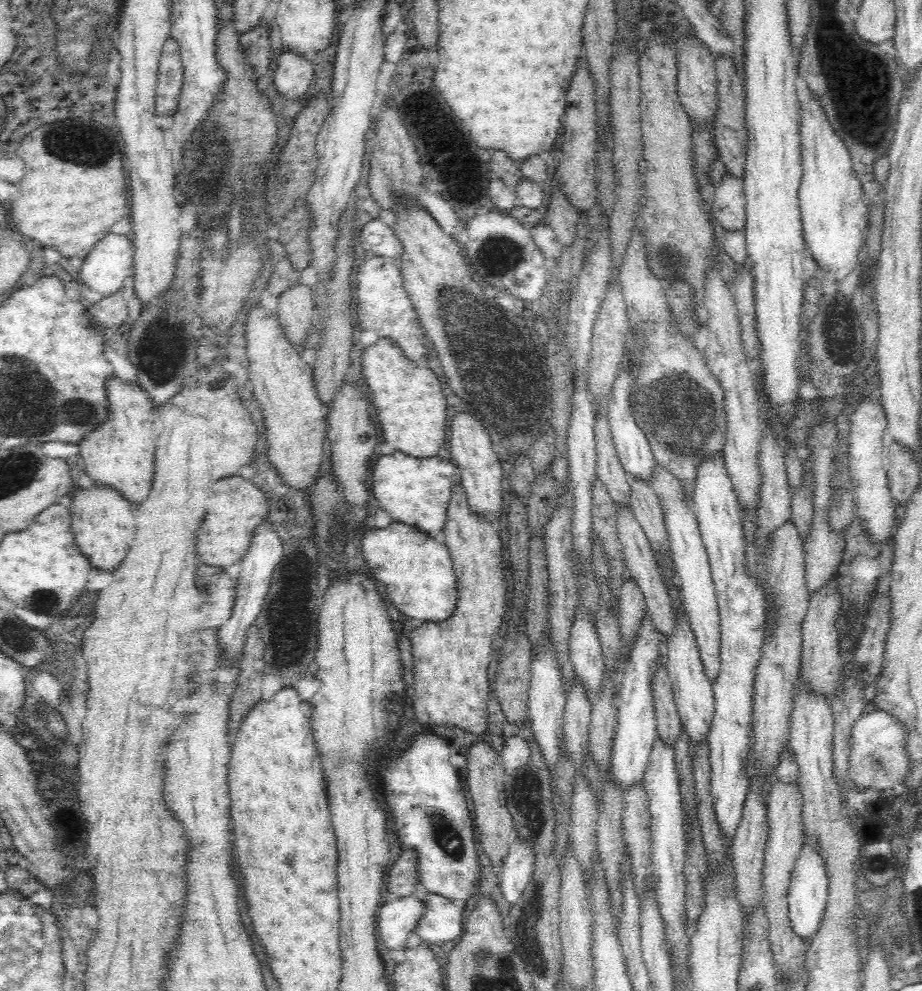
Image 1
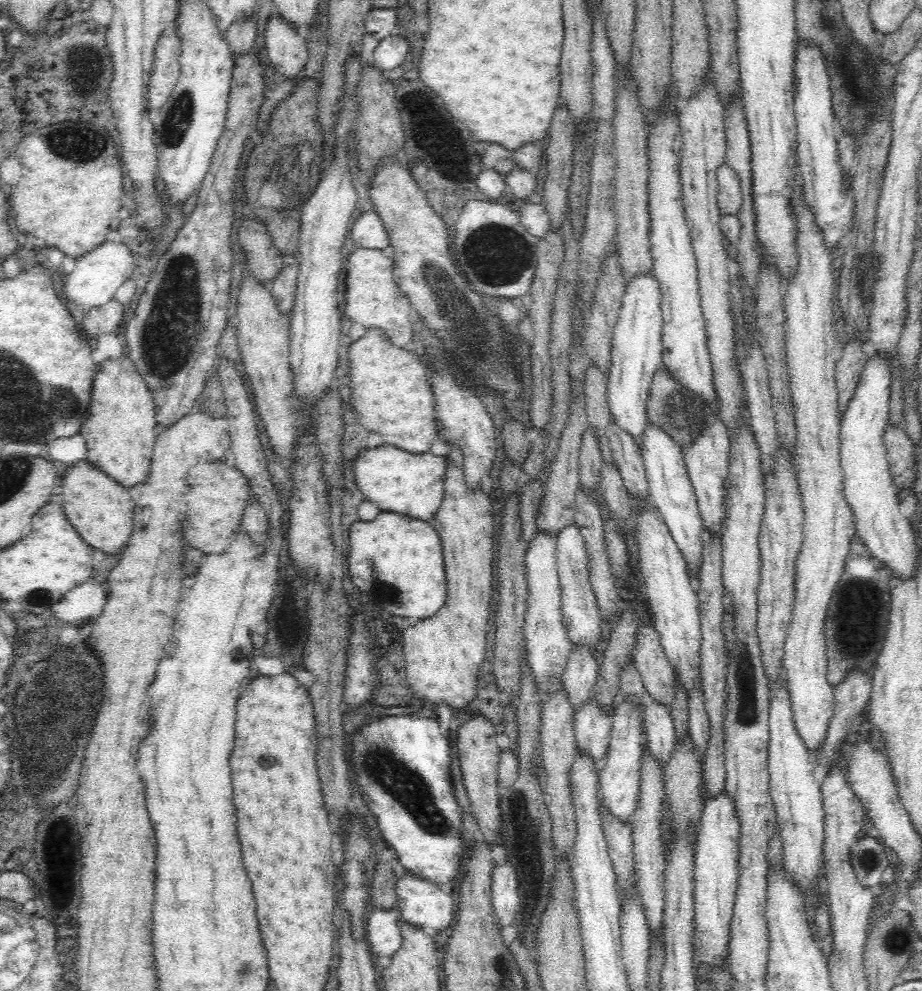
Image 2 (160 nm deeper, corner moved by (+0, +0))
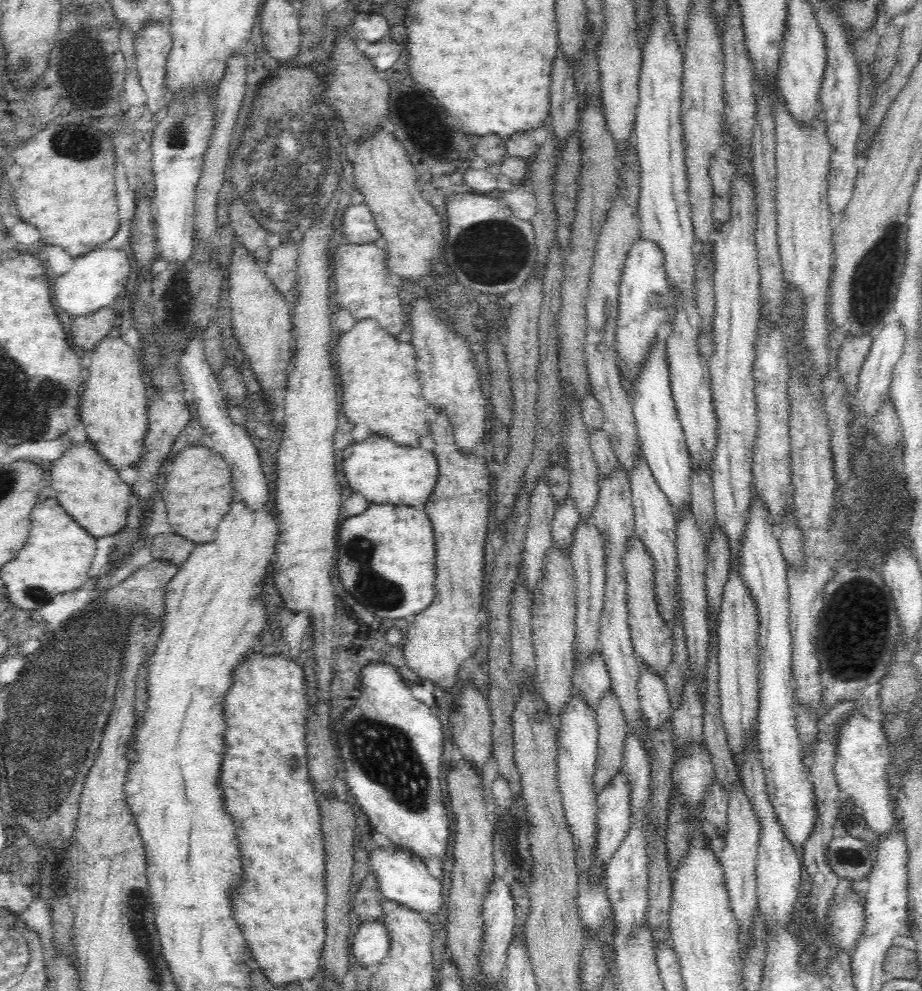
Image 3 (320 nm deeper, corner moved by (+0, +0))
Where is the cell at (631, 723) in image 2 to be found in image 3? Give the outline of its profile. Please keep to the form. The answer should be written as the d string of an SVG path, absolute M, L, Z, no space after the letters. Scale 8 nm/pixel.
M622 770L606 785L606 788L597 796L595 822L597 829L594 830L594 846L592 846L592 866L588 870L588 883L602 883L604 885L605 872L608 863L612 860L614 853L618 850L622 840L631 826L630 816L630 791L628 791L628 777Z

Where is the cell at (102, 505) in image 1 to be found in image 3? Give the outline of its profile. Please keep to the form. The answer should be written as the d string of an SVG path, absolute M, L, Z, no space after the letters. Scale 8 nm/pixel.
M91 440L68 442L62 456L50 464L48 481L62 508L97 540L117 534L126 524L132 506L132 489L120 479L118 470L98 452Z

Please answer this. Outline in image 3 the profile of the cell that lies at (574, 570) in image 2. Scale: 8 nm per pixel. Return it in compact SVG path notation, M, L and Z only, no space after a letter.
M566 494L564 500L556 502L554 516L552 516L551 534L556 547L562 547L570 552L572 536L578 520L580 520L580 513L575 500Z

